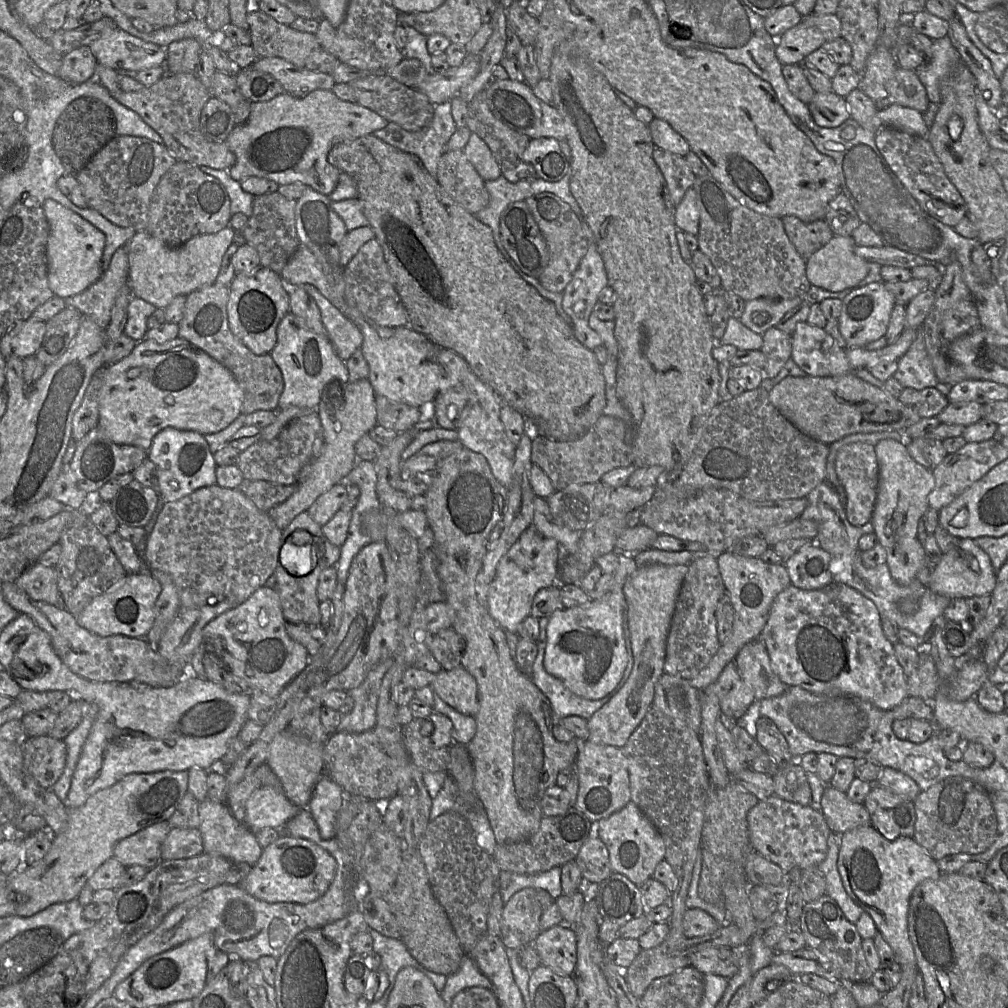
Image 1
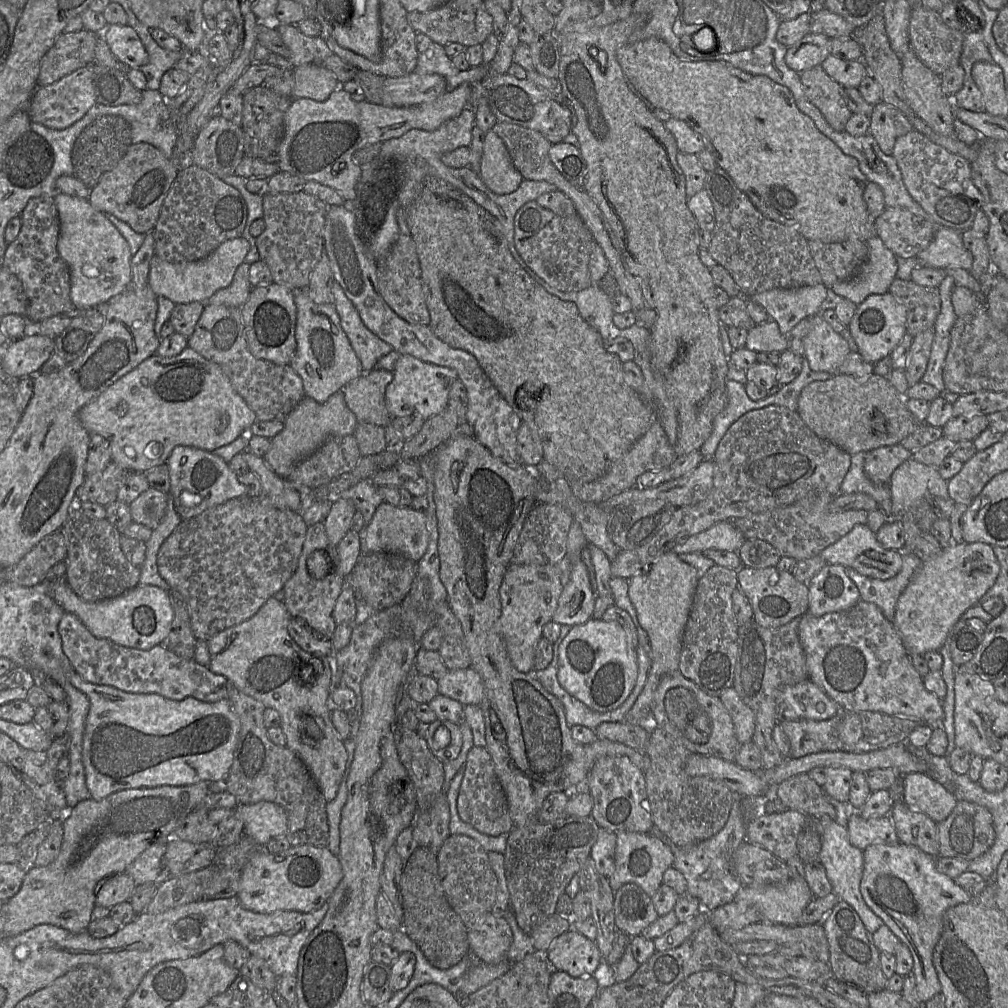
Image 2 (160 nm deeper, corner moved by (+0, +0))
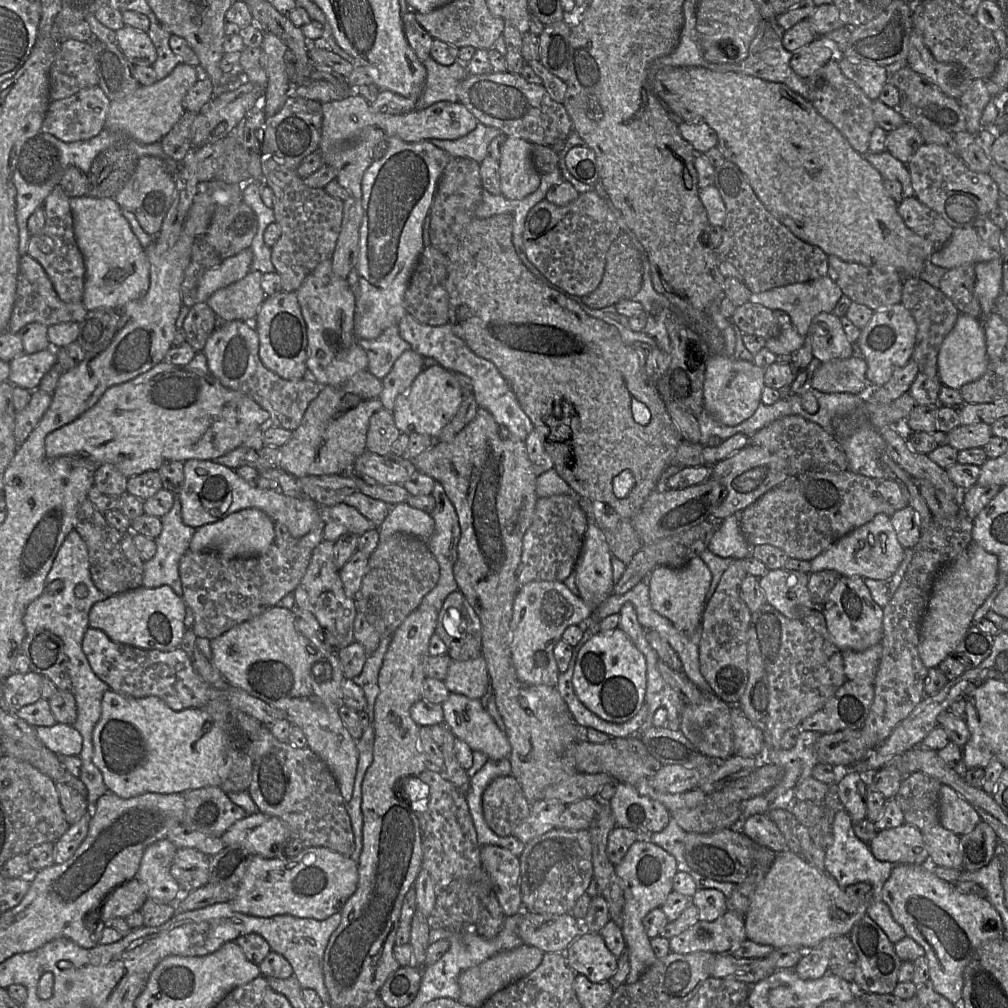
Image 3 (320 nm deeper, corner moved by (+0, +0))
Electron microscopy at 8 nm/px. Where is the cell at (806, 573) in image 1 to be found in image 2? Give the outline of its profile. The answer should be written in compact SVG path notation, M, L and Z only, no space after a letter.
M827 563L808 583L809 610L814 616L849 609L861 600L846 567Z

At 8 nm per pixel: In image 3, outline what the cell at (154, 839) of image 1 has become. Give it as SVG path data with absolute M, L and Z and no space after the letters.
M168 838L146 848L137 879L144 885L148 898L169 904L183 898L182 889L171 874L176 851L177 848Z

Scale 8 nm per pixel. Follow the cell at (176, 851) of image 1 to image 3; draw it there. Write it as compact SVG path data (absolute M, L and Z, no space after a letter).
M179 848L171 865L171 874L188 893L208 883L210 856L193 848Z

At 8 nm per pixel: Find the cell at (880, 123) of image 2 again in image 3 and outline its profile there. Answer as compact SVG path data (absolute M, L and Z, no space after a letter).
M906 122L899 128L887 132L885 150L899 161L907 164L914 153L925 143L922 134Z

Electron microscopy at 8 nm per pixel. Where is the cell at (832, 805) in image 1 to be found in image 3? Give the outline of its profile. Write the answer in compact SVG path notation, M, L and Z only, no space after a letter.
M906 822L892 829L878 830L868 846L880 861L930 864L922 831Z

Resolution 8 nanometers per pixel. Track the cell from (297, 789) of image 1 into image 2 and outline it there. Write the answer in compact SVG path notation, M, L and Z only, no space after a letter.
M270 597L249 619L227 628L207 640L210 663L208 668L224 676L244 694L275 709L281 717L280 727L286 737L286 747L294 751L310 771L326 801L337 795L346 767L348 752L331 721L330 693L332 690L333 661L328 656L316 656L301 649L288 633L289 615L285 604Z

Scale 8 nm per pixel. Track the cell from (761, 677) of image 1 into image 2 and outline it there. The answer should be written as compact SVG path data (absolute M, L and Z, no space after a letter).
M809 679L784 687L776 700L778 720L827 720L842 713L842 707L831 699L824 690Z

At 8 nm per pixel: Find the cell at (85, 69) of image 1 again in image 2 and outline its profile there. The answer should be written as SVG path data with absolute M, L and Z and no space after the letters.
M94 63L79 68L52 84L38 86L28 108L30 120L51 129L63 130L83 118L97 103L93 86L93 65Z

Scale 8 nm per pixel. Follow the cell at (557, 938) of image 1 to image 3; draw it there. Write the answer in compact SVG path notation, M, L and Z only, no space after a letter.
M585 933L565 950L569 966L593 983L608 982L617 972L617 957L606 946L599 933Z

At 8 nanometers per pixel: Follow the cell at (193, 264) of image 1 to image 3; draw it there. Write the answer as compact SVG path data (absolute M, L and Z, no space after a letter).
M246 248L238 254L224 259L219 265L205 270L196 286L196 302L206 300L218 289L244 278L251 270L252 250Z

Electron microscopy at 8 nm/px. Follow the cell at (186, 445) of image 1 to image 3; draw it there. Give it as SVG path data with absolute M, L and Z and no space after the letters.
M190 459L184 462L184 483L177 495L181 503L184 524L195 529L217 522L246 508L256 508L266 513L273 522L284 525L296 539L307 535L321 523L320 505L309 497L294 498L279 490L263 490L241 478L235 470L213 460Z

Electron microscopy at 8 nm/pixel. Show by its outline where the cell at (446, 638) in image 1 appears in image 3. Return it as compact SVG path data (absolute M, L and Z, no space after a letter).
M460 591L450 593L438 613L435 634L447 647L452 661L466 661L481 655L481 622Z

